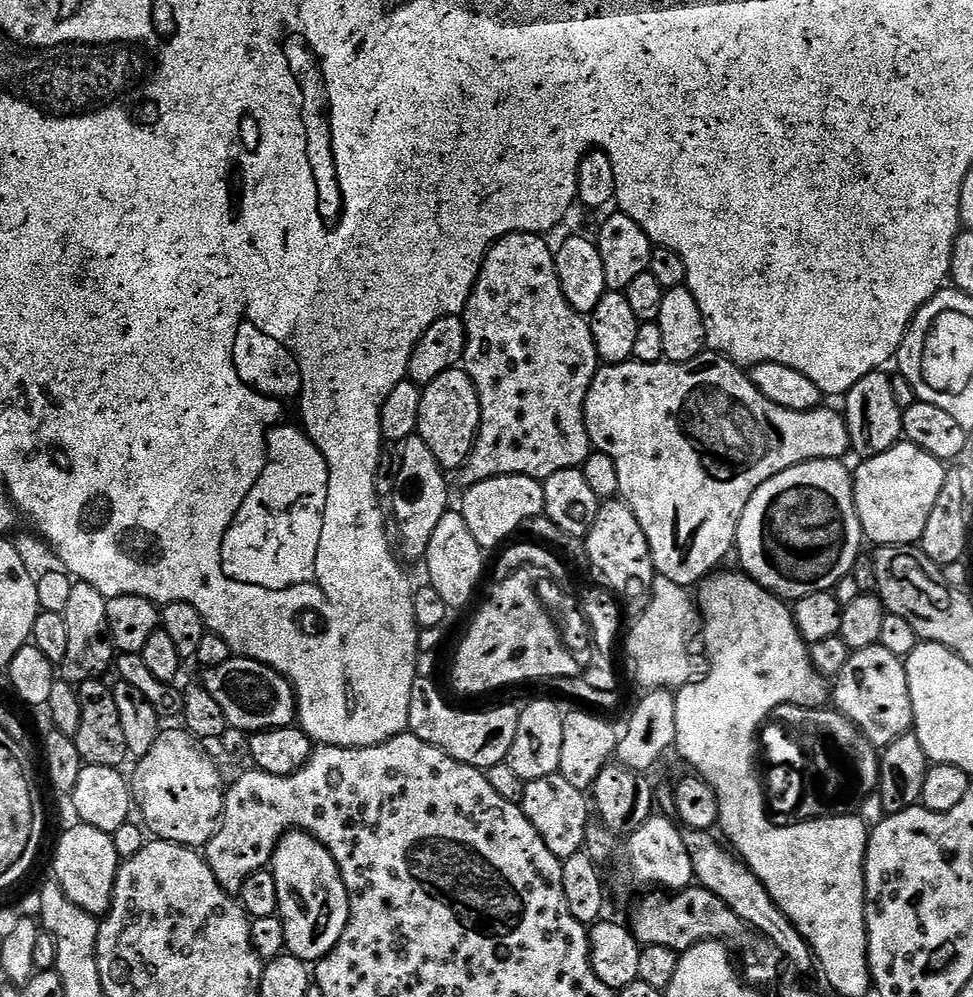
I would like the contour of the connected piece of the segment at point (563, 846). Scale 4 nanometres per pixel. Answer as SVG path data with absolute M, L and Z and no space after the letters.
M559 774L529 780L525 786L525 797L519 805L524 809L534 830L538 830L542 842L546 842L550 854L554 854L563 862L570 858L570 854L585 851L584 839L590 827L590 800L585 789L566 782L566 778Z

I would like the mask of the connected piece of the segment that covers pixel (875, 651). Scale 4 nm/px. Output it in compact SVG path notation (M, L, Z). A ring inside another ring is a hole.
M871 644L855 649L849 655L846 666L842 666L834 680L834 704L836 708L880 750L893 744L899 736L907 736L913 731L910 686L906 678L904 660L890 654L882 645Z

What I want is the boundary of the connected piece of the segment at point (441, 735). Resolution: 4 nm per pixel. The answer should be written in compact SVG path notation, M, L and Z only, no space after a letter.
M420 674L417 675L410 694L408 731L413 736L422 738L422 742L438 746L438 750L450 754L450 758L466 766L487 770L507 761L514 746L514 738L518 738L520 709L519 703L488 708L485 712L463 712L460 708L451 708L444 701L439 686L430 677Z

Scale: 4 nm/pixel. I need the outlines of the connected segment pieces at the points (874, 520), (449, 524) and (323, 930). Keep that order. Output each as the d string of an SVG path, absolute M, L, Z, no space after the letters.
M901 442L882 454L861 459L859 463L860 465L854 468L852 493L865 537L871 543L873 540L873 545L876 546L915 545L926 530L926 522L930 522L930 510L934 510L934 502L938 502L938 494L942 494L945 461L934 458L916 444Z
M459 510L448 511L430 537L430 546L423 563L428 564L427 583L438 590L438 594L442 594L442 602L446 602L450 610L464 608L471 602L472 595L484 576L484 556L485 549L481 548L474 534L470 534L470 526L466 526L464 515Z
M288 830L272 855L270 870L274 874L274 882L278 882L278 915L286 926L287 955L305 962L329 956L337 942L345 939L354 907L344 885L344 876L330 850L326 850L326 846L308 832Z

